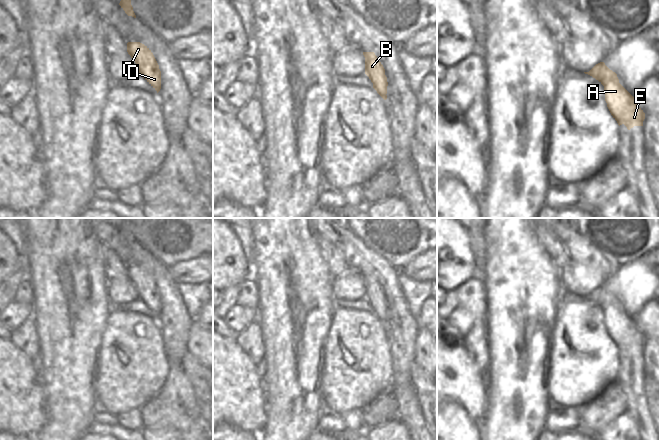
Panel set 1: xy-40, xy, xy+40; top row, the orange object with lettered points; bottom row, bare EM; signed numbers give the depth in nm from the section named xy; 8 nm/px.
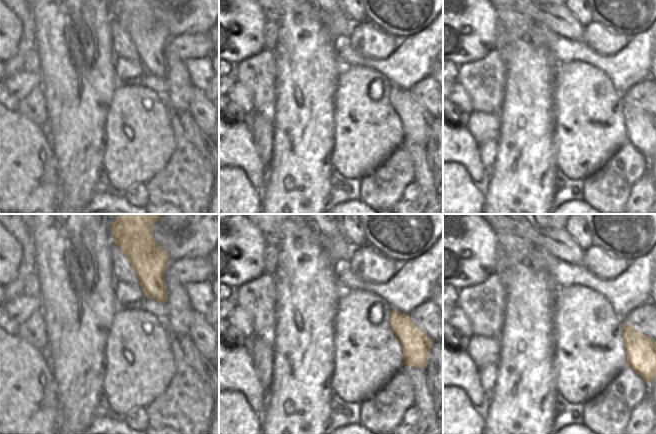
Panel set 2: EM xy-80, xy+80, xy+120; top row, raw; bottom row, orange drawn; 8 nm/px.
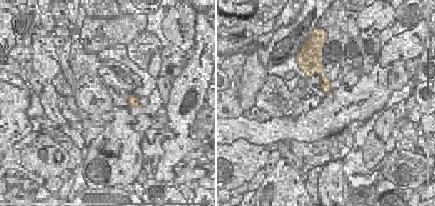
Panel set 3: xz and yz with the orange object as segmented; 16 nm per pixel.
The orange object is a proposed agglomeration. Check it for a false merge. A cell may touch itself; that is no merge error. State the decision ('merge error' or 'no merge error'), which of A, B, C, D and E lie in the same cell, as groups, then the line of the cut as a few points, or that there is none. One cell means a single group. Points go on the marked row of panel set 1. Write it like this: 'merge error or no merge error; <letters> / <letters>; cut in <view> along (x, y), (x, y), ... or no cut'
no merge error; A B C D E; no cut

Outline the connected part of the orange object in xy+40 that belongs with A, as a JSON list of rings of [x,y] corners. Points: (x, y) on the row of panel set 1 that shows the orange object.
[[[604,62],[596,64],[589,72],[584,73],[604,86],[607,107],[619,126],[624,124],[628,130],[634,126],[643,126],[645,113],[634,97],[619,83],[617,74]]]

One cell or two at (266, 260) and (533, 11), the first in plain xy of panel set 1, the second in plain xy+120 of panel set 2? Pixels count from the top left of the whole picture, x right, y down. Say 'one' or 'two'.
two

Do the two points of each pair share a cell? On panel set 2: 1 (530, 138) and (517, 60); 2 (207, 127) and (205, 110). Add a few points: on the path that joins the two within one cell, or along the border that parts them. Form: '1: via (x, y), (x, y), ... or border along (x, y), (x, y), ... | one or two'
1: via (528, 119), (528, 79) | one
2: via (207, 123), (205, 114) | one

